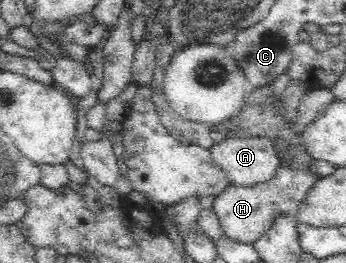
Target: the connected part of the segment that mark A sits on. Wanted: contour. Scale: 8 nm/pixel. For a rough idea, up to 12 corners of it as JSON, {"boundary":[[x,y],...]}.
{"boundary":[[232,136],[210,147],[229,183],[249,188],[281,167],[275,141]]}

